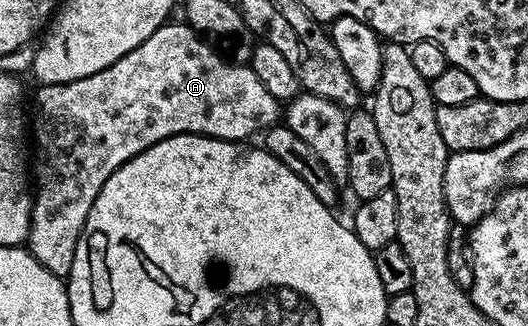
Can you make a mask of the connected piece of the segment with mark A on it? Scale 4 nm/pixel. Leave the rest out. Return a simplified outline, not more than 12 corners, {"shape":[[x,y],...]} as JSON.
{"shape":[[168,21],[35,95],[31,255],[60,277],[105,181],[174,135],[280,122]]}

